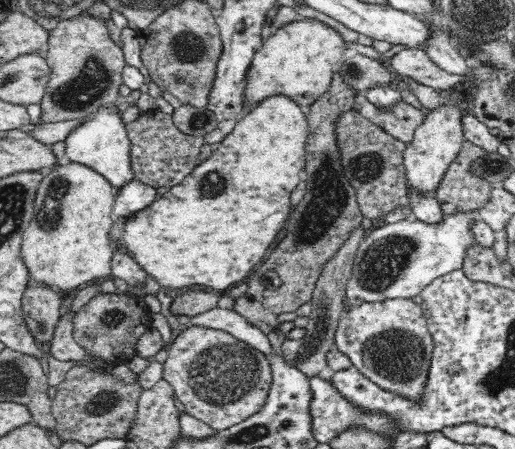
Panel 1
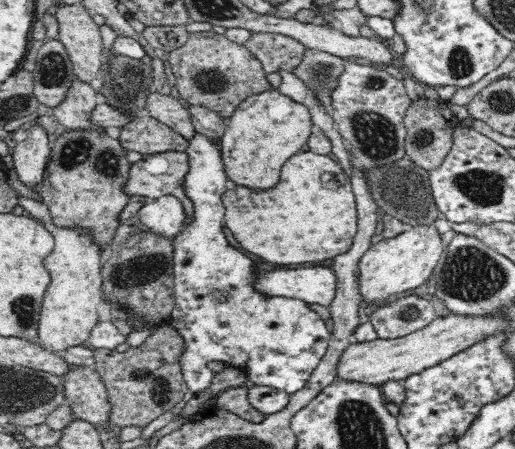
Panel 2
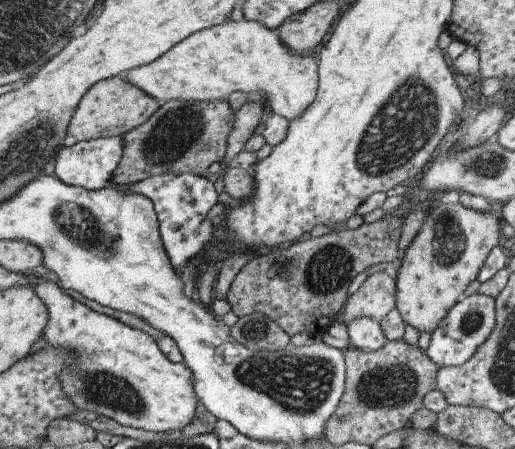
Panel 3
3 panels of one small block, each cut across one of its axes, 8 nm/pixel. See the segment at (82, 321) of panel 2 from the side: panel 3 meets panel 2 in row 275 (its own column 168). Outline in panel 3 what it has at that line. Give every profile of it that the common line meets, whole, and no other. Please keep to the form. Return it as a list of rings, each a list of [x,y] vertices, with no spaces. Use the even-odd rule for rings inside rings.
[[[226,20],[217,26],[189,34],[153,62],[124,72],[122,78],[144,94],[151,96],[151,99],[164,103],[166,101],[212,102],[225,99],[235,92],[243,95],[258,92],[264,97],[267,110],[289,121],[299,116],[315,96],[315,84],[318,78],[316,60],[304,55],[289,51],[280,42],[275,30],[267,30],[259,22]]]

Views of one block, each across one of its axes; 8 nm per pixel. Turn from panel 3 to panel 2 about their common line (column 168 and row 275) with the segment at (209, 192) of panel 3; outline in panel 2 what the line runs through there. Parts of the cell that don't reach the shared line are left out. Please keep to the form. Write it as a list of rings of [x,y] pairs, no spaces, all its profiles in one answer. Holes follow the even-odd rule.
[[[197,132],[185,151],[188,153],[188,172],[182,185],[186,197],[195,208],[190,223],[171,240],[175,305],[165,321],[180,334],[185,343],[184,351],[178,356],[182,378],[192,392],[206,390],[213,378],[213,372],[207,364],[217,360],[245,370],[248,384],[268,386],[289,395],[298,392],[304,388],[328,349],[331,334],[326,329],[325,321],[304,301],[286,300],[284,297],[268,296],[257,291],[255,284],[260,280],[260,272],[254,268],[254,262],[244,256],[242,251],[232,248],[222,233],[225,222],[222,194],[226,192],[228,178],[221,157],[220,142],[214,144]]]

